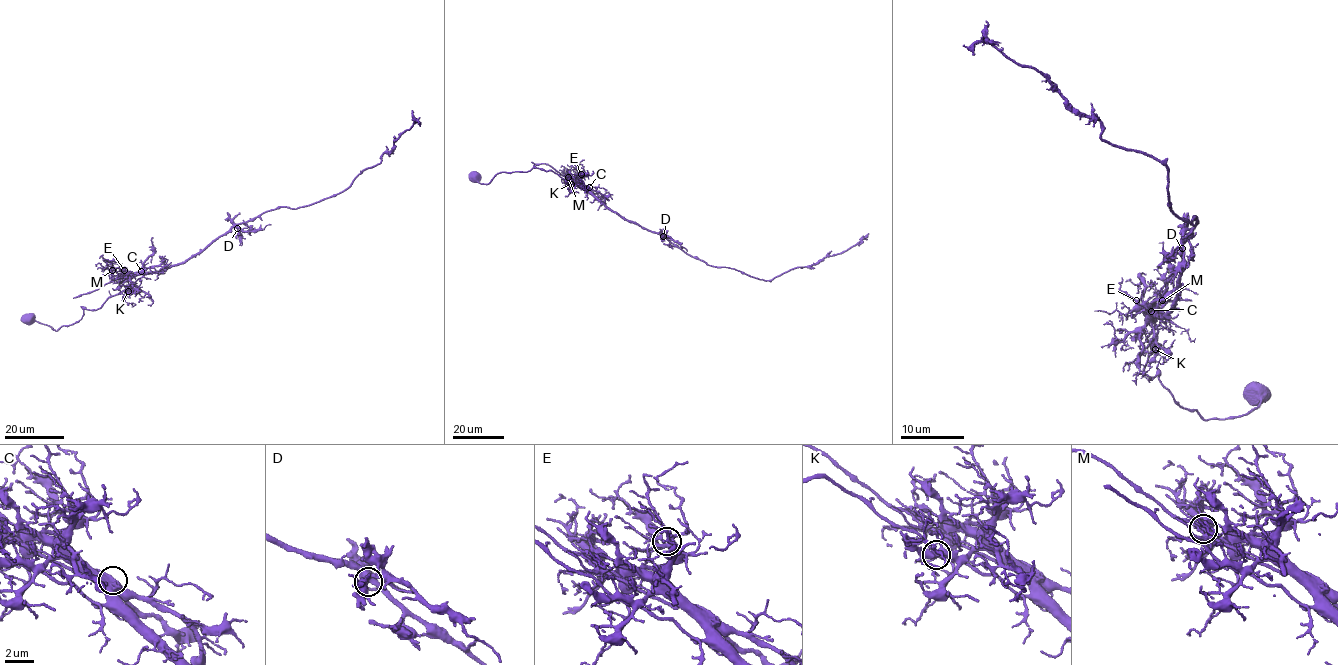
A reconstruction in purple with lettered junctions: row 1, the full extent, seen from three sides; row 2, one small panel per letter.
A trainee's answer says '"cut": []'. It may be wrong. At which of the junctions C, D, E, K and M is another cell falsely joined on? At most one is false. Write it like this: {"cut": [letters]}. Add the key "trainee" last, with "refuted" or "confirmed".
{"cut": ["C"], "trainee": "refuted"}

